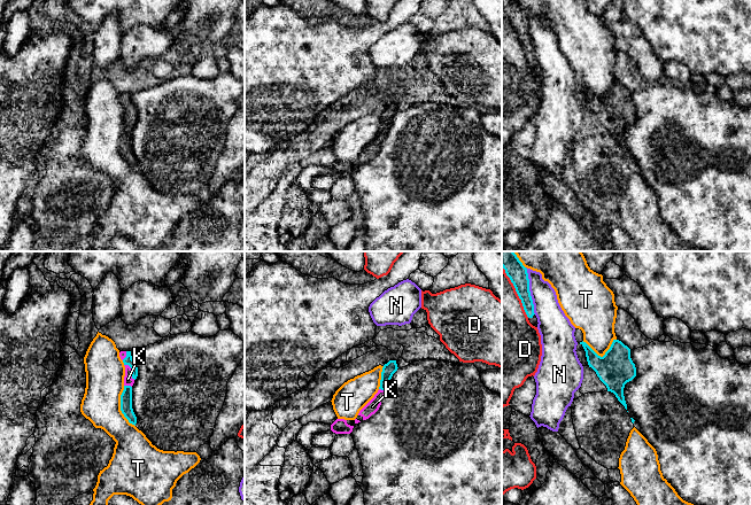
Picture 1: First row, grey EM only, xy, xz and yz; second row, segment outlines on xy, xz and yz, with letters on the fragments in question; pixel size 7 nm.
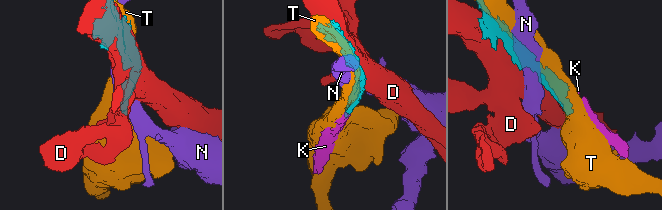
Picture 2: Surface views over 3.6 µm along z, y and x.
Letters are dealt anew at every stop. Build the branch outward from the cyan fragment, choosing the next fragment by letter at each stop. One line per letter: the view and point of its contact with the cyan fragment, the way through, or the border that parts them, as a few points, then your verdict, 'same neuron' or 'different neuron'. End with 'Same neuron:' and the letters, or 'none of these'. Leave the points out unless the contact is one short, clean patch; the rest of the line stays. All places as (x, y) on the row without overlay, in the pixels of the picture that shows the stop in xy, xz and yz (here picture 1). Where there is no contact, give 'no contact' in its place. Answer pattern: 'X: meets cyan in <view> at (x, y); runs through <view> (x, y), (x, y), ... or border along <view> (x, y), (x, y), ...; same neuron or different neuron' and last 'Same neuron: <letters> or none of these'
D: meets cyan in yz at (516, 33); different neuron
K: meets cyan in xy at (132, 114); runs through xy (128, 103), (132, 114), (128, 122); same neuron
N: meets cyan in yz at (528, 33); different neuron
T: meets cyan in xy at (121, 149); different neuron
Same neuron: K

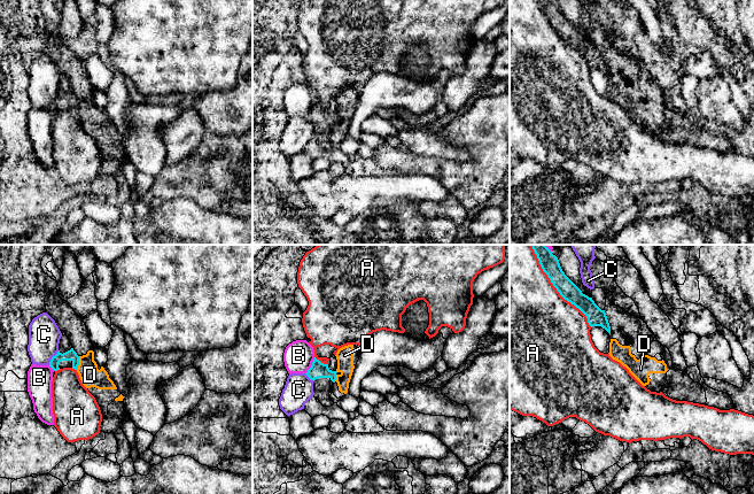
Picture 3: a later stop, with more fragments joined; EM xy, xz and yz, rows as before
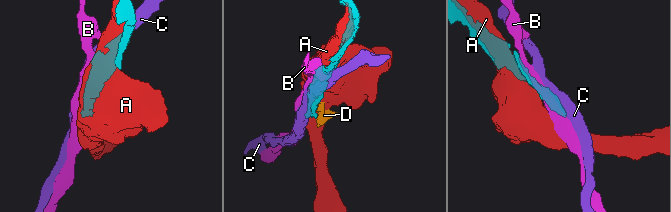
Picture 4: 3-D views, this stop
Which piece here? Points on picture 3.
A: meets cyan in yz at (560, 37); different neuron
B: meets cyan in xz at (311, 108); different neuron
C: meets cyan in xy at (52, 100); different neuron
D: meets cyan in xy at (78, 106); border along xy (79, 99), (79, 106), (76, 112); different neuron
Same neuron: none of these

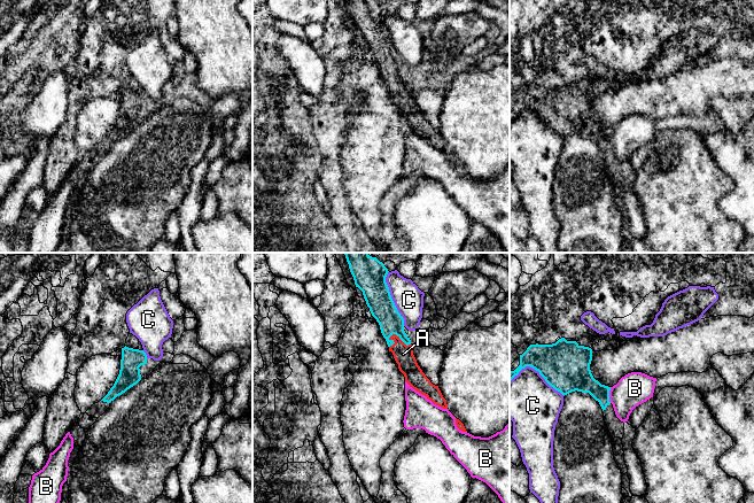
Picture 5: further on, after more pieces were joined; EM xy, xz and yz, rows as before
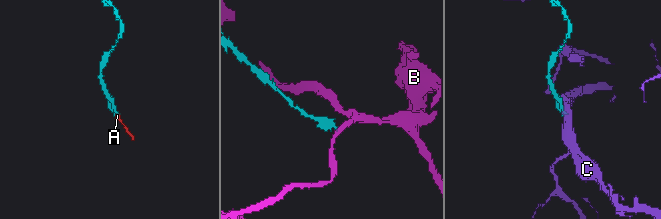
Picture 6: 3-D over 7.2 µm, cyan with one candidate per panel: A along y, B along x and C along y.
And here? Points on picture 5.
A: meets cyan in xz at (399, 80); runs through xz (382, 51), (393, 74), (399, 80), (403, 97); same neuron
B: meets cyan in yz at (608, 138); border along yz (611, 130), (609, 145); different neuron
C: meets cyan in yz at (537, 113); different neuron
Same neuron: A

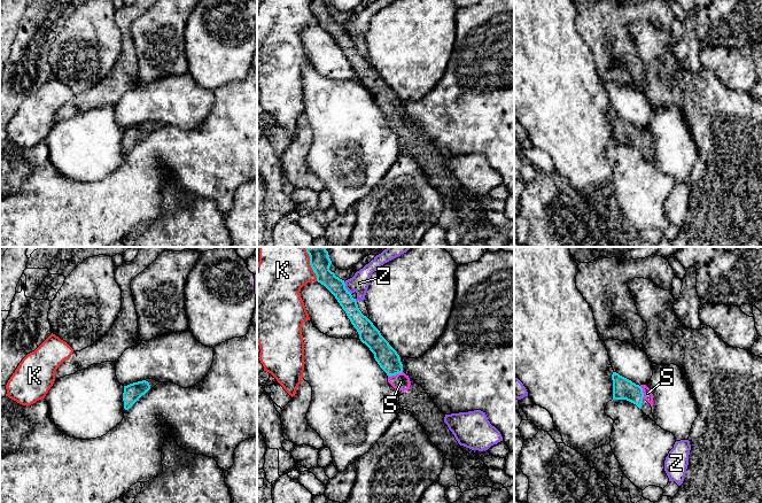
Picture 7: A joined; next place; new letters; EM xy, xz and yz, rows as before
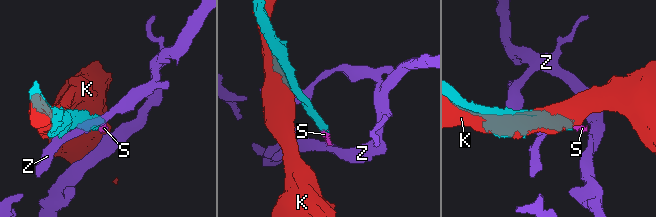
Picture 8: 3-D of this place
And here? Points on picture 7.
K: meets cyan in xz at (312, 12); different neuron
S: meets cyan in xz at (395, 117); same neuron
Z: meets cyan in xz at (344, 30); border along xz (343, 24), (351, 36); different neuron
Same neuron: S

